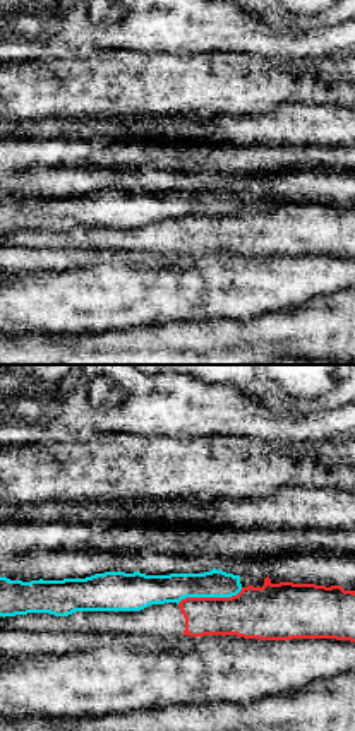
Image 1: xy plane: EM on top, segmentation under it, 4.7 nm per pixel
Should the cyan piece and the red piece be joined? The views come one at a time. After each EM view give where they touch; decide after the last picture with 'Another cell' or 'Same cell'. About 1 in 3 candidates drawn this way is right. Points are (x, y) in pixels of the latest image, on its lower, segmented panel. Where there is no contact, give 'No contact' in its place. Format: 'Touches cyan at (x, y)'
Touches cyan at (210, 596)

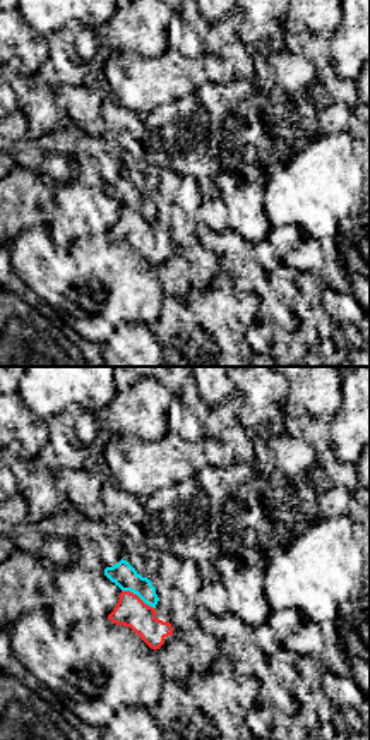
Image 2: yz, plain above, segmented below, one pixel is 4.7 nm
Touches cyan at (137, 595)

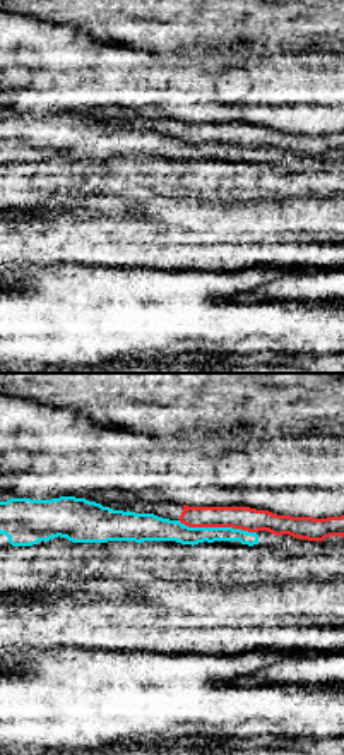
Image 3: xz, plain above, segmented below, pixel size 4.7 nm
Touches cyan at (218, 528)

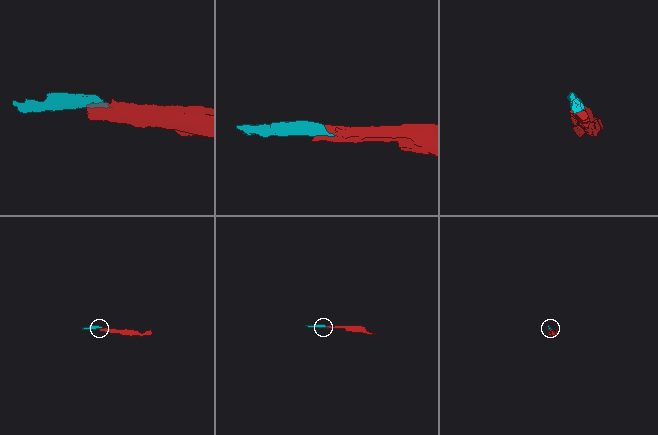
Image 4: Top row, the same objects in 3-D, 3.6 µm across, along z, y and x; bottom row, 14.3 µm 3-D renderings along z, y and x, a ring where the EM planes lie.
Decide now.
Another cell

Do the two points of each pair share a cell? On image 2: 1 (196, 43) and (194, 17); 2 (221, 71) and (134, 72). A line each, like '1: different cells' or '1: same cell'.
1: same cell
2: same cell

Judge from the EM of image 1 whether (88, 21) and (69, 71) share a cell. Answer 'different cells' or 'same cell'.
different cells

